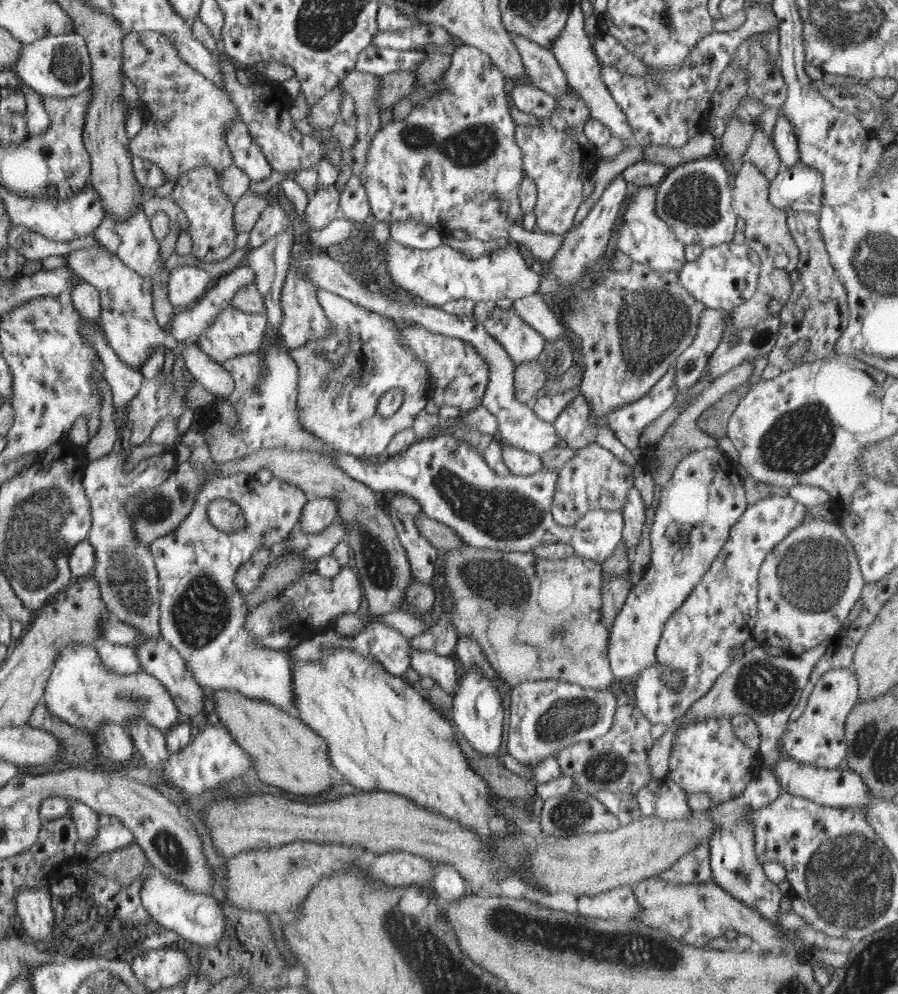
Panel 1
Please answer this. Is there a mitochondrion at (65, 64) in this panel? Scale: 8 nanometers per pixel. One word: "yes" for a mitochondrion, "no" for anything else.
yes

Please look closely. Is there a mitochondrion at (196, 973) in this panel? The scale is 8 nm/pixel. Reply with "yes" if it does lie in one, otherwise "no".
no

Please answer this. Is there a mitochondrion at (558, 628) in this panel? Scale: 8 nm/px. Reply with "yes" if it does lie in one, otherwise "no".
yes

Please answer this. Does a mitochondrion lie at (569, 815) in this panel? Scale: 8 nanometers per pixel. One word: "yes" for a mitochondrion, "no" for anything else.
yes

